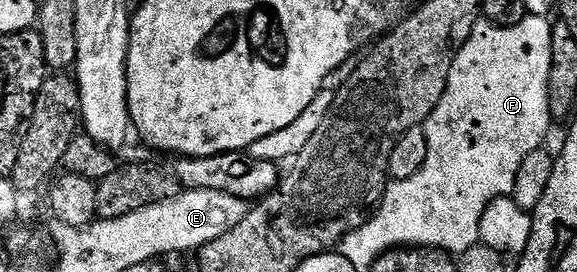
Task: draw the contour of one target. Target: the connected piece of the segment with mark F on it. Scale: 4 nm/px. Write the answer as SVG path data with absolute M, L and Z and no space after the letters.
M525 16L521 22L514 24L513 26L495 26L492 22L487 20L477 21L476 25L472 27L470 36L465 42L460 43L454 57L452 60L452 67L448 73L448 83L446 84L442 96L438 100L438 104L434 108L434 112L430 117L428 117L427 122L424 123L424 135L426 136L426 164L418 172L414 172L414 176L410 176L406 180L401 182L389 181L387 188L384 190L384 199L380 201L379 206L376 208L376 213L374 215L374 226L376 222L376 254L383 256L393 248L423 248L428 252L443 252L448 256L459 256L466 253L470 247L477 245L480 242L479 226L482 220L483 213L486 212L487 206L491 204L492 201L498 200L499 198L509 197L514 192L514 180L518 180L518 168L522 168L522 160L526 160L526 156L530 156L530 152L541 149L545 145L544 137L548 134L548 129L554 125L554 119L552 117L552 109L548 103L548 81L550 80L550 64L552 63L552 28L553 23L549 21L547 17L544 16Z

